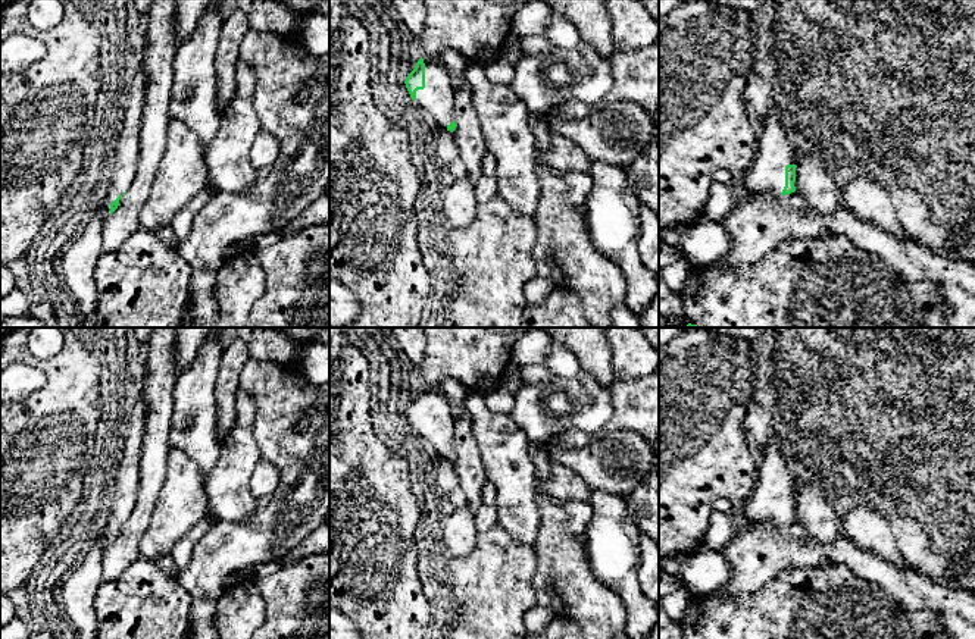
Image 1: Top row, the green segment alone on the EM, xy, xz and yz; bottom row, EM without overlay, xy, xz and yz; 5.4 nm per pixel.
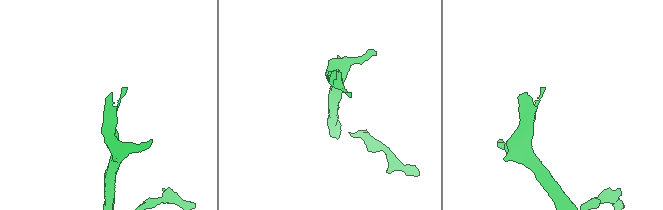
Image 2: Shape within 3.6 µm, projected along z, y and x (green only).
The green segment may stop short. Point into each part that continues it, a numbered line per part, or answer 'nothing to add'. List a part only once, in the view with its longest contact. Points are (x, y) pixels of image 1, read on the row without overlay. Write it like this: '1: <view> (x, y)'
1: xz (437, 426)

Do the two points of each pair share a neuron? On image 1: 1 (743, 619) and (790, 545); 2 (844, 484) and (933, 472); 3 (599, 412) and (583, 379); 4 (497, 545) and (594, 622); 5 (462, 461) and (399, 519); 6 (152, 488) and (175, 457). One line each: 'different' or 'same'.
1: different
2: same
3: same
4: different
5: different
6: different

